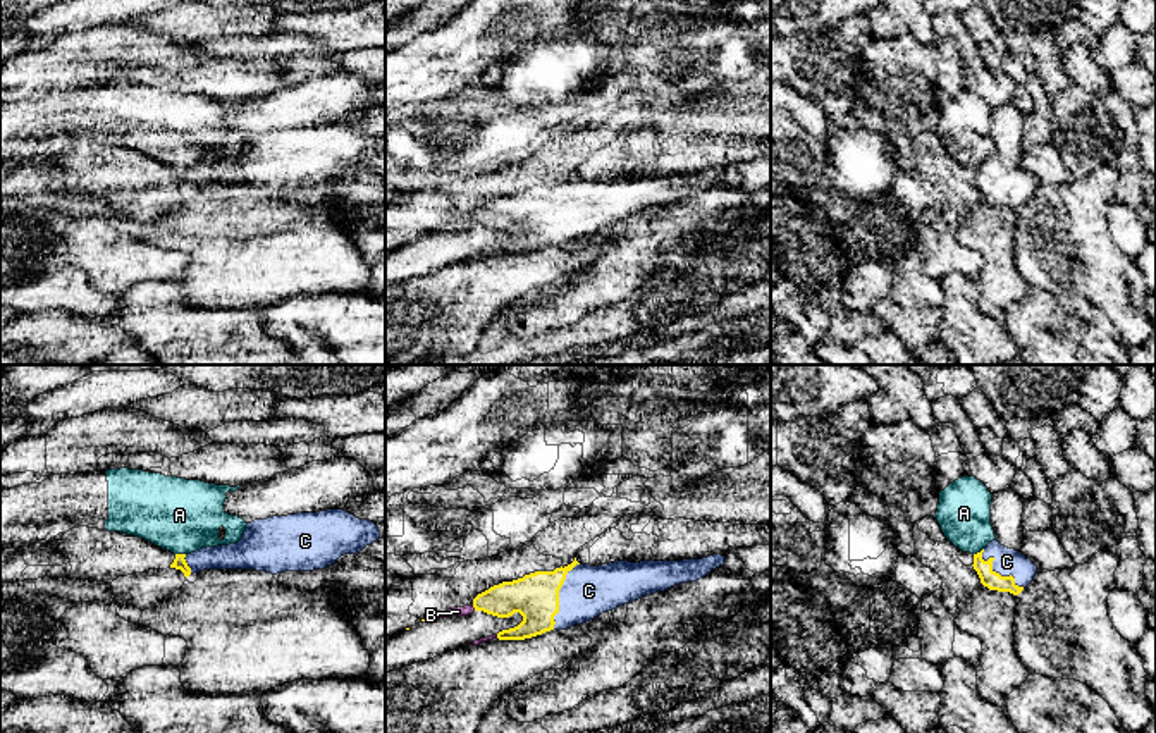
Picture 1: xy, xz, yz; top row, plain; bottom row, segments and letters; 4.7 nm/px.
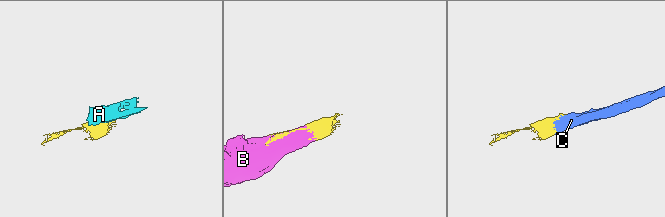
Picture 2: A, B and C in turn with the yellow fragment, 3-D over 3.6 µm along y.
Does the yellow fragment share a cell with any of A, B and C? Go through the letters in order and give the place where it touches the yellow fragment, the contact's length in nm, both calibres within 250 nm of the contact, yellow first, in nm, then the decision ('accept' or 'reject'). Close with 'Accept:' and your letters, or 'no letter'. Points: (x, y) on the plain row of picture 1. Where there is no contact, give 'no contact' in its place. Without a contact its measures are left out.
A: meets yellow in xy at (181, 169); contact 50 nm long; 60 nm thick on the yellow side, 340 nm on the other; reject
B: meets yellow in xz at (473, 221); contact 40 nm long; 170 nm thick on the yellow side, 50 nm on the other; accept
C: meets yellow in yz at (995, 186); contact 260 nm long; 90 nm thick on the yellow side, 130 nm on the other; accept
Accept: B, C

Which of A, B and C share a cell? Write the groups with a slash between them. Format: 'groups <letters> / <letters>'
groups A / B C

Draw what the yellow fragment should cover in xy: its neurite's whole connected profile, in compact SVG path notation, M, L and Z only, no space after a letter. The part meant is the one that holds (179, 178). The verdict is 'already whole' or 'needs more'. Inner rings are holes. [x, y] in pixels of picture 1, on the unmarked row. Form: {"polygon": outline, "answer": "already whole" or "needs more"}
{"polygon": "M344 124L296 127L255 134L246 139L243 153L236 158L201 162L191 169L175 169L170 182L181 184L188 193L203 184L256 184L272 189L286 186L325 184L344 169L356 169L380 153L373 136L360 134Z", "answer": "needs more"}

